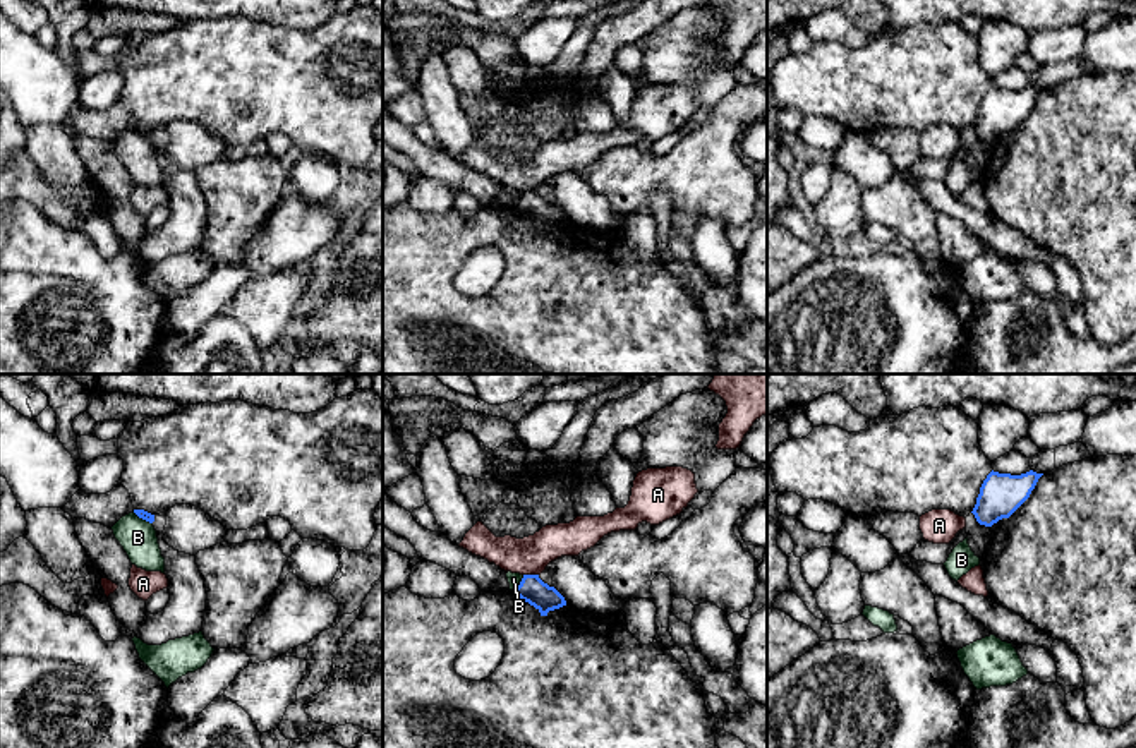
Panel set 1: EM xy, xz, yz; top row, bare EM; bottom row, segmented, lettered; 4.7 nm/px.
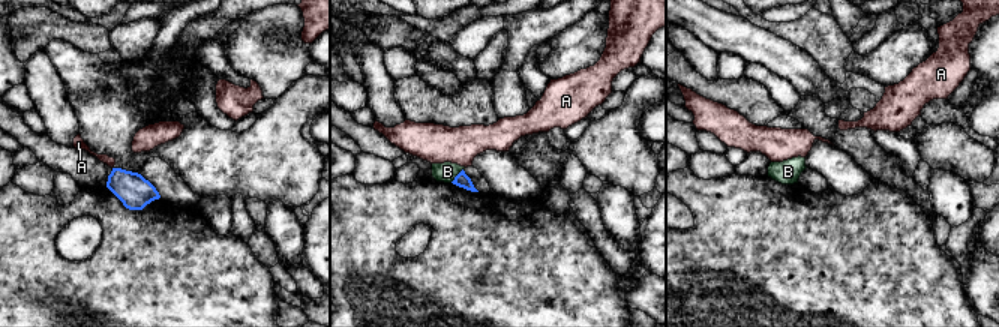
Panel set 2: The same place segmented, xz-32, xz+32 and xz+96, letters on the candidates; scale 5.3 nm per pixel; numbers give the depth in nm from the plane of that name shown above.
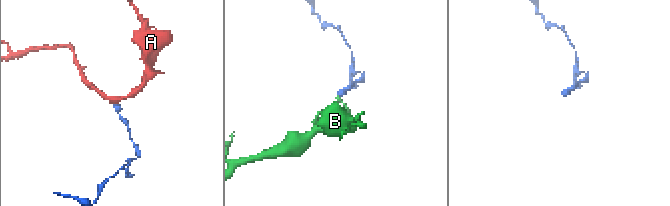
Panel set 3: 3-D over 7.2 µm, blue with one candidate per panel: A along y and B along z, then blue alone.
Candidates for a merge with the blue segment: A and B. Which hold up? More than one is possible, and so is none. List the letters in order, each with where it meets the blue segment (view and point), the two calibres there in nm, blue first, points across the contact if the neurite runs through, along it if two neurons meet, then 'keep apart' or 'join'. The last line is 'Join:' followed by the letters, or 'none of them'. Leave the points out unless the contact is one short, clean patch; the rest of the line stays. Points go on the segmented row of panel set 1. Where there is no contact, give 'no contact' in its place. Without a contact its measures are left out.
A: contact xz (531, 575); calibres 120 and 180 nm; border xz (524, 573), (537, 575); keep apart
B: contact xz (520, 584); calibres 120 and 60 nm; border xz (524, 575), (513, 591); keep apart
Join: none of them

